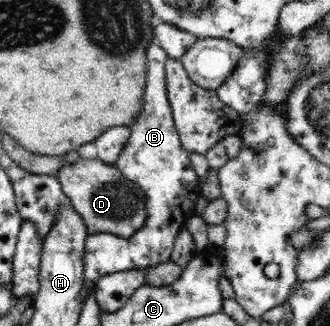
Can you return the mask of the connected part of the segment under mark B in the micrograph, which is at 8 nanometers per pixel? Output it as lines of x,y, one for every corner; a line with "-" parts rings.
154,42
146,48
148,84
144,108
136,118
136,124
132,124
131,135
114,163
121,176
139,186
145,196
145,223
126,238
110,233
86,235
84,284
81,290
84,300
102,276
126,270
143,270
170,261
178,230
184,227
184,222
193,211
194,202
202,196
200,184
196,182
197,174
191,166
190,153
182,146
174,126
166,88
165,64
168,57
166,51

